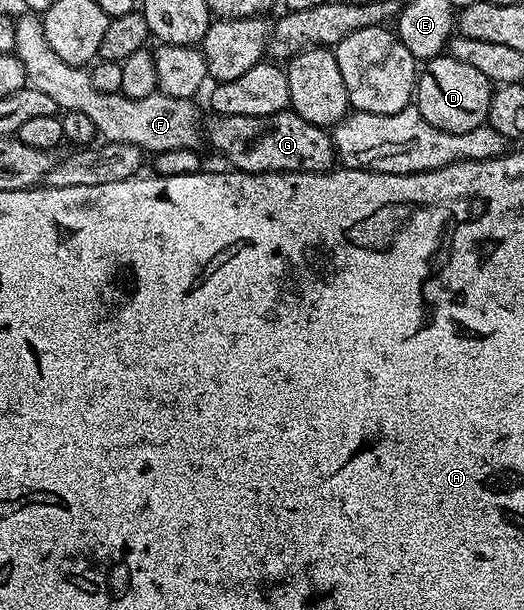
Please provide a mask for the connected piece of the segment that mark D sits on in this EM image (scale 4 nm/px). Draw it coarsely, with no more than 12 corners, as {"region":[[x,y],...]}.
{"region":[[443,53],[421,68],[416,106],[428,125],[486,123],[490,79]]}

